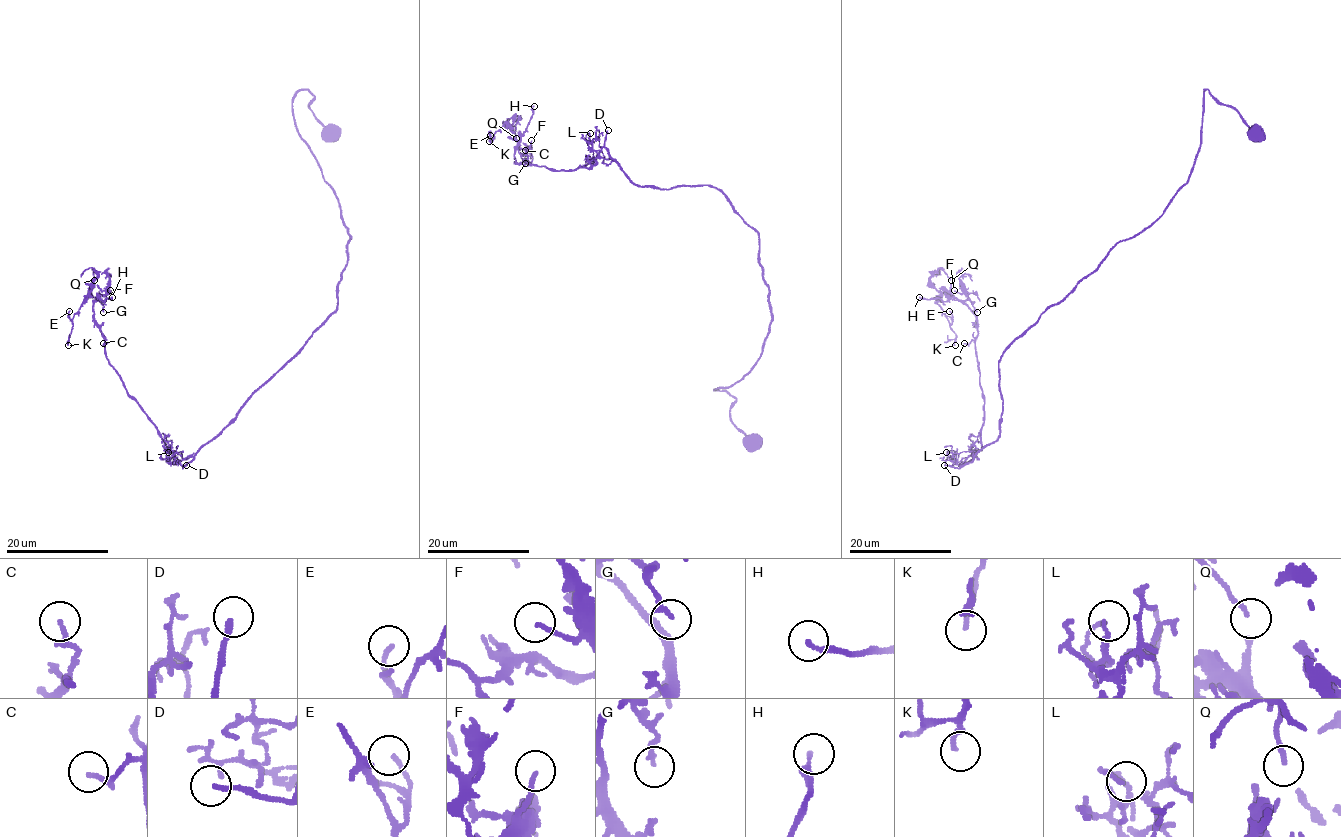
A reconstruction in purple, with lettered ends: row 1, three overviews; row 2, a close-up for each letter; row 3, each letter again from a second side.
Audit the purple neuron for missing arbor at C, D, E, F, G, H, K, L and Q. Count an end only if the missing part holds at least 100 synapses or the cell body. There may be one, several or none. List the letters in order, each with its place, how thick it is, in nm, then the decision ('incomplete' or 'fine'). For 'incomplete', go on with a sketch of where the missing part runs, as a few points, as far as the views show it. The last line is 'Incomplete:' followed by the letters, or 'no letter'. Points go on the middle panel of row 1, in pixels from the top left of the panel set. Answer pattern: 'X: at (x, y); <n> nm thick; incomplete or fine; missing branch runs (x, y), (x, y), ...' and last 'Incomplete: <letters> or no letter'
C: at (525, 150); 160 nm thick; fine
D: at (608, 130); 180 nm thick; incomplete; missing branch runs (608, 130), (600, 62), (581, 22), (573, 11), (546, 13)
E: at (490, 135); 150 nm thick; fine
F: at (531, 140); 160 nm thick; fine
G: at (525, 163); 200 nm thick; fine
H: at (534, 106); 200 nm thick; fine
K: at (489, 141); 170 nm thick; fine
L: at (590, 133); 120 nm thick; fine
Q: at (516, 138); 120 nm thick; fine
Incomplete: D

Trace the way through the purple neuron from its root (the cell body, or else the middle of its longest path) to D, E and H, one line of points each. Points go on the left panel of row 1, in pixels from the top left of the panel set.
D: (329, 132), (301, 89), (294, 126), (349, 234), (338, 307), (186, 465)
E: (329, 132), (301, 89), (294, 126), (349, 234), (338, 307), (192, 456), (127, 392), (90, 293), (69, 311)
H: (329, 132), (301, 89), (294, 126), (349, 234), (338, 307), (192, 456), (110, 363), (93, 304), (112, 297)

